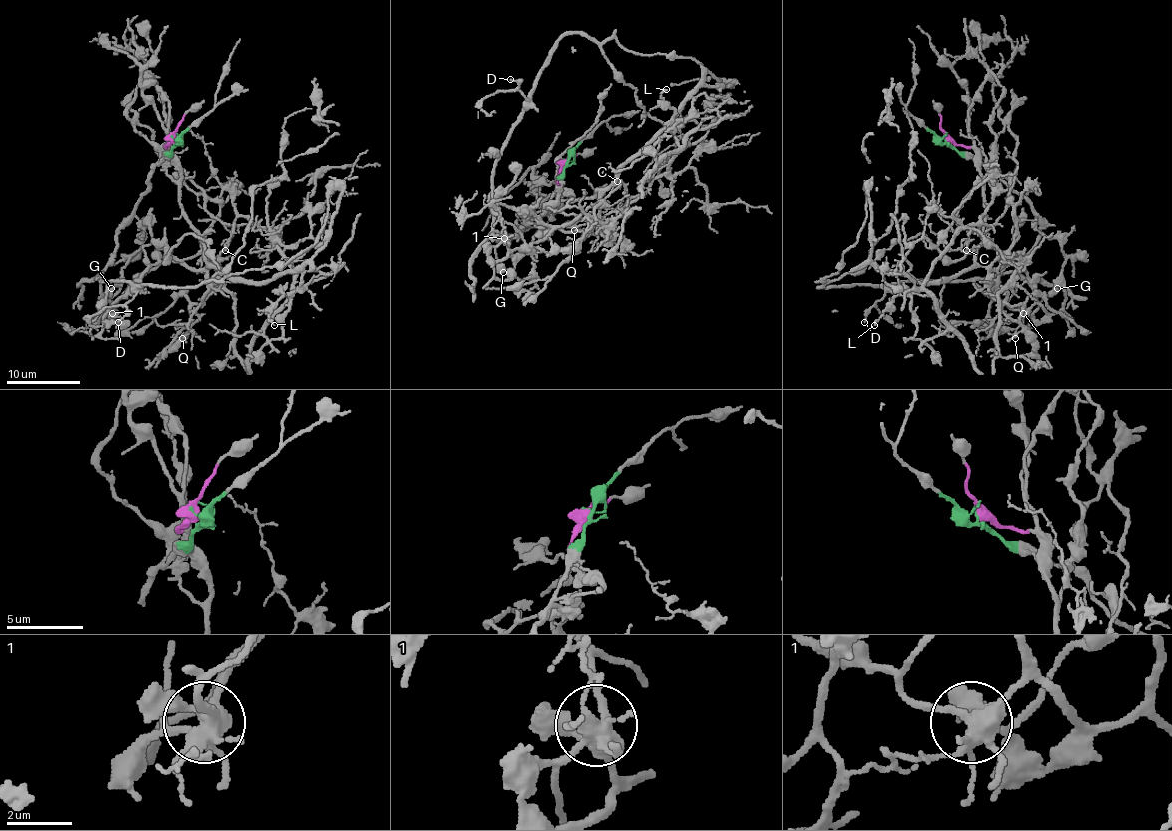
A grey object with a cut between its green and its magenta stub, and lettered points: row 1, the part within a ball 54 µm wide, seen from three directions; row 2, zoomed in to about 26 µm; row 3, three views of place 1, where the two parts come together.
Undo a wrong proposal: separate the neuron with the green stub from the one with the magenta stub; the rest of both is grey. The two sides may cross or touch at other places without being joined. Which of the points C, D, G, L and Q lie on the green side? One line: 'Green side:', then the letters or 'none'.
Green side: D, G

